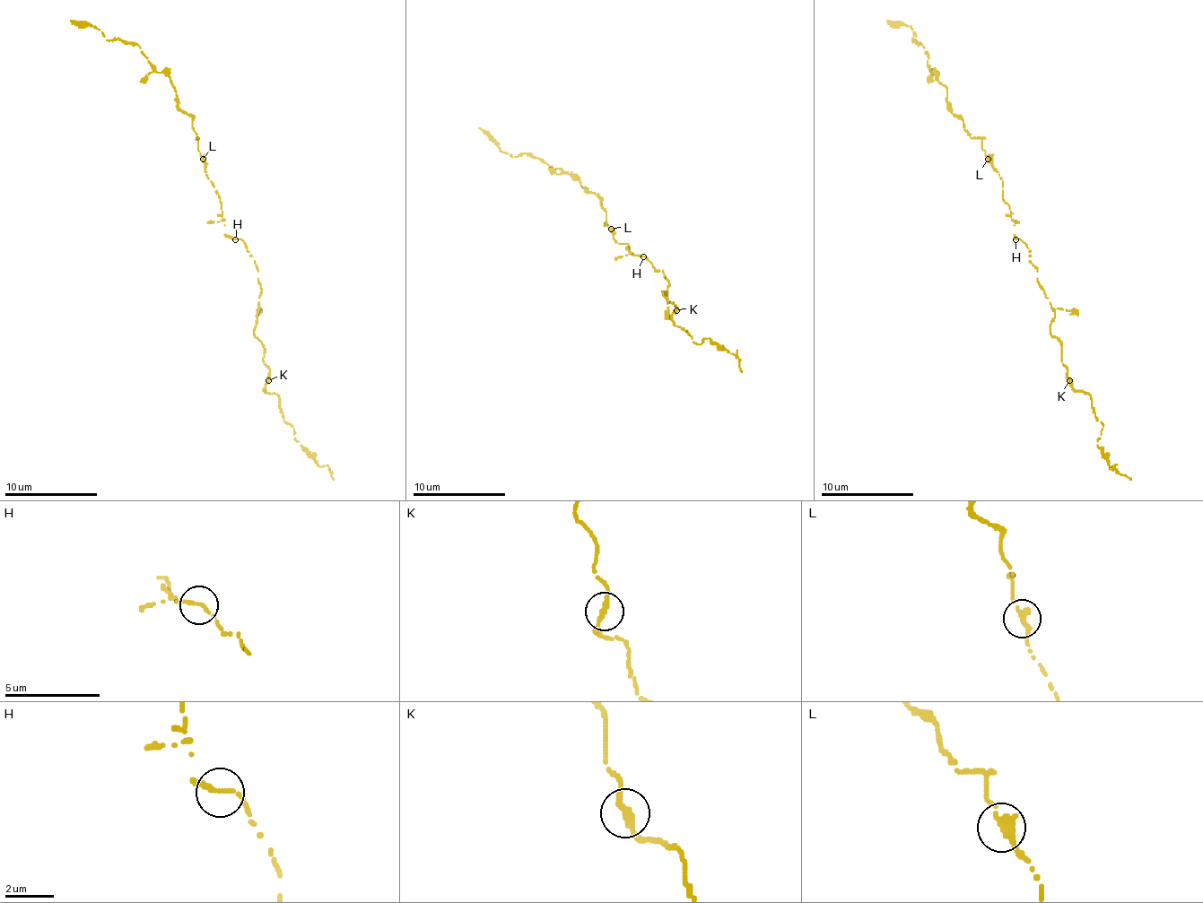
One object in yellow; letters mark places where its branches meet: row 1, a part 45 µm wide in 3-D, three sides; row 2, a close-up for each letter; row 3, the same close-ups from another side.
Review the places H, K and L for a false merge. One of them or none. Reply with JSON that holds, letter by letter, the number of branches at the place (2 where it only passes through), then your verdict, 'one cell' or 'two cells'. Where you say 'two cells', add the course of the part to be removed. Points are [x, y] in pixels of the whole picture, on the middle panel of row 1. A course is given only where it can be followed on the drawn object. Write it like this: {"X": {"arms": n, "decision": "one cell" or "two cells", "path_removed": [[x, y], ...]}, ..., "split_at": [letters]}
{"H": {"arms": 2, "decision": "one cell"}, "K": {"arms": 2, "decision": "one cell"}, "L": {"arms": 2, "decision": "one cell"}, "split_at": []}

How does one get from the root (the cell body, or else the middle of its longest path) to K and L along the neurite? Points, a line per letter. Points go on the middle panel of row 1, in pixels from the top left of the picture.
K: (641, 256), (669, 280), (666, 294), (665, 296), (662, 291), (662, 296), (678, 308), (676, 310)
L: (641, 256), (630, 252), (627, 243), (618, 243), (611, 229)

